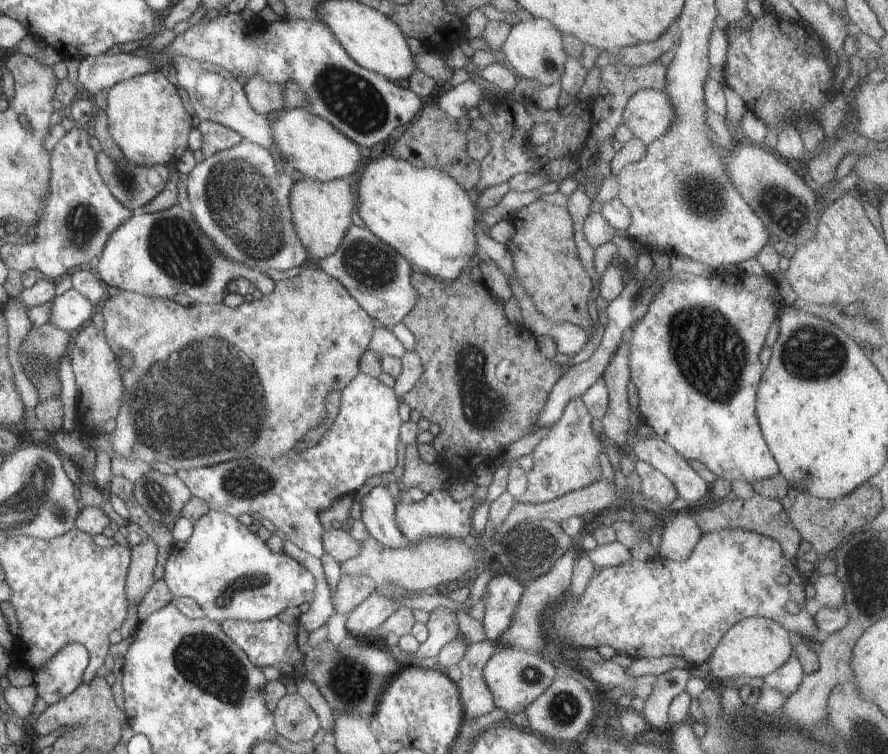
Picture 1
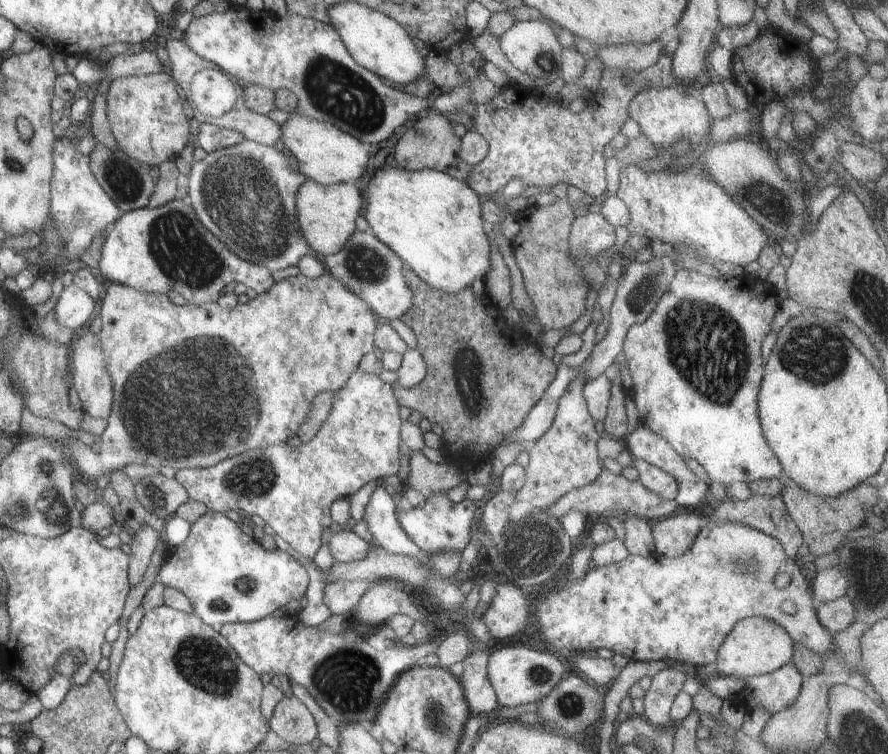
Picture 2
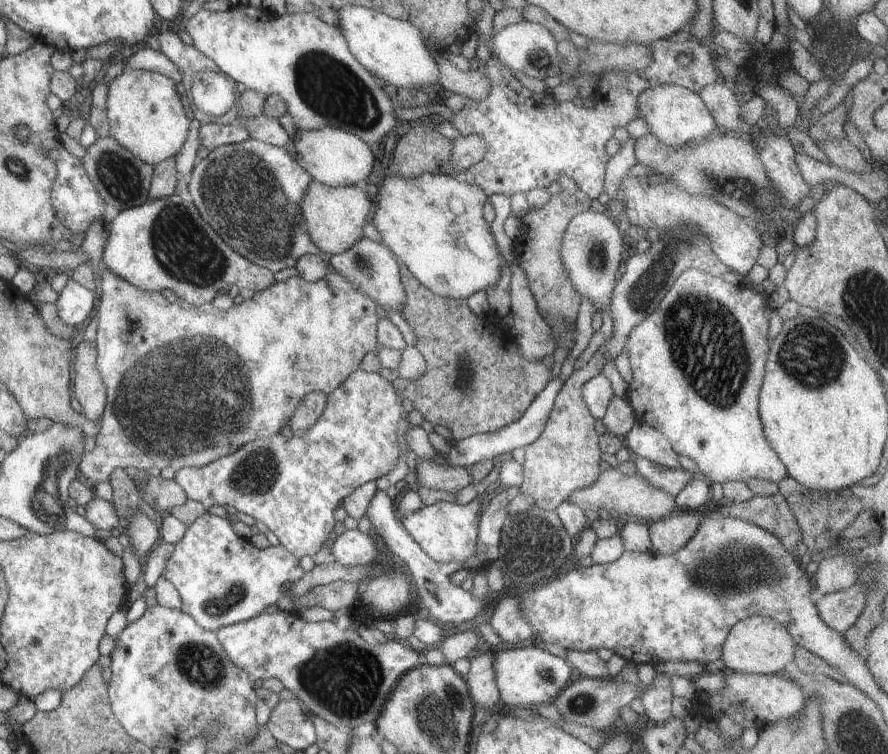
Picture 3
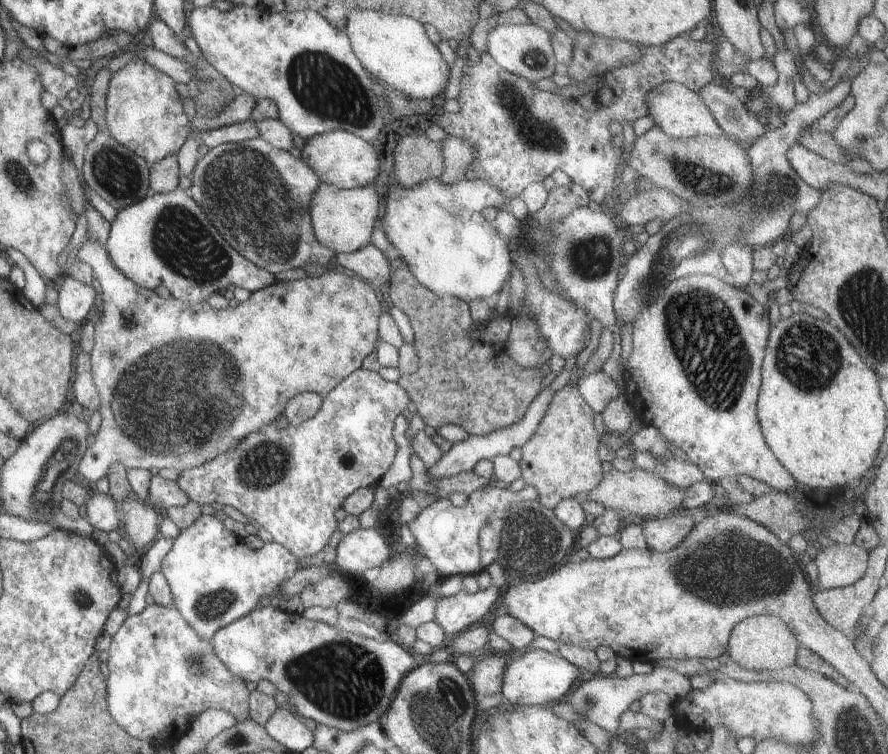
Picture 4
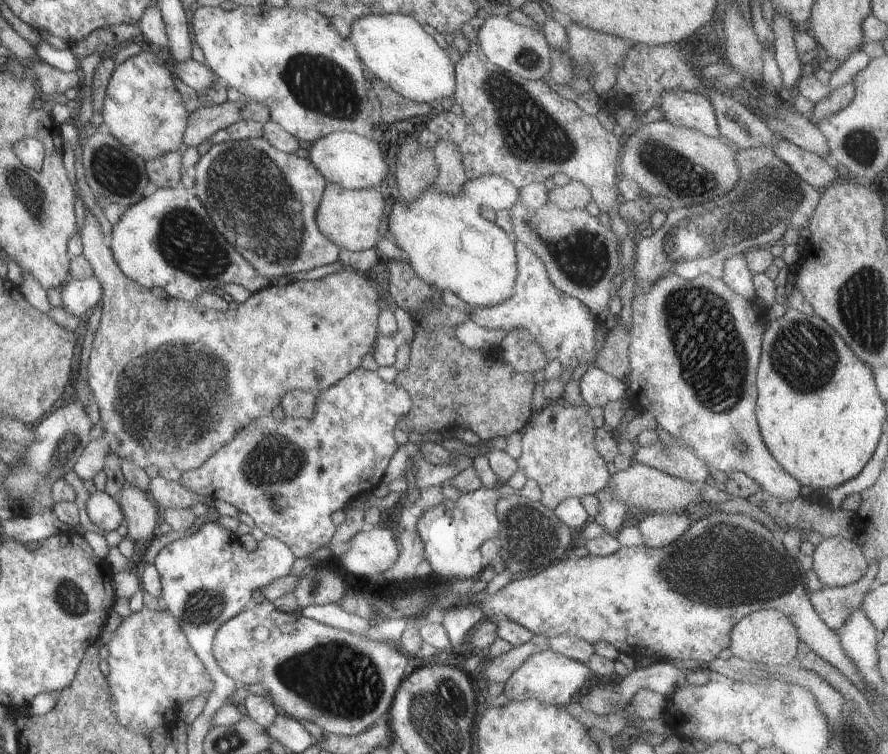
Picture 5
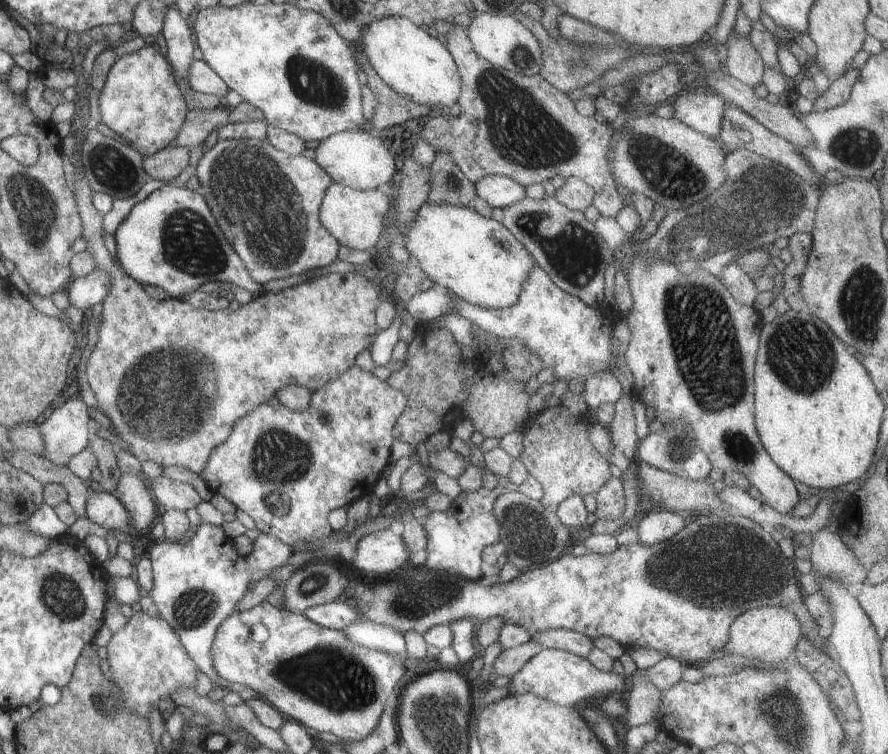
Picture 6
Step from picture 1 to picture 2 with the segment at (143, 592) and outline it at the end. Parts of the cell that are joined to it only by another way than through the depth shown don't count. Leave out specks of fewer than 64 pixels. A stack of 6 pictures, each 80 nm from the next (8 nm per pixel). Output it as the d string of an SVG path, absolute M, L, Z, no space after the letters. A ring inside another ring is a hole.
M149 524L142 525L136 532L132 533L130 545L130 586L136 586L142 582L144 574L151 561L151 556L157 548L162 534L158 533Z

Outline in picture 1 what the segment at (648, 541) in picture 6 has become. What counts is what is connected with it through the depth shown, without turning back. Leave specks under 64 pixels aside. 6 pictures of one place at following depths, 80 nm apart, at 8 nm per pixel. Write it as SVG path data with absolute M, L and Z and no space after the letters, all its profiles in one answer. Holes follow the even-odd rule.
M685 511L665 517L662 523L664 533L660 544L659 557L678 563L685 562L703 538L696 522Z

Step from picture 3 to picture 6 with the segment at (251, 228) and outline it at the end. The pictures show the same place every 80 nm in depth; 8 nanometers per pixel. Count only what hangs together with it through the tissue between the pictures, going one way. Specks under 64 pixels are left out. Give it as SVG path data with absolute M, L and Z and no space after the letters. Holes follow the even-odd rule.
M220 139L215 146L202 155L202 158L199 158L198 164L194 168L194 174L198 177L199 183L201 184L199 192L209 203L222 234L243 260L243 264L246 265L248 273L251 274L254 281L263 285L265 282L274 280L275 278L286 278L287 276L292 276L292 274L308 272L308 270L315 271L316 269L332 264L338 259L338 251L340 250L341 244L322 226L319 217L320 205L322 204L326 189L333 183L333 180L326 174L325 170L322 170L322 167L314 159L279 151L267 140Z

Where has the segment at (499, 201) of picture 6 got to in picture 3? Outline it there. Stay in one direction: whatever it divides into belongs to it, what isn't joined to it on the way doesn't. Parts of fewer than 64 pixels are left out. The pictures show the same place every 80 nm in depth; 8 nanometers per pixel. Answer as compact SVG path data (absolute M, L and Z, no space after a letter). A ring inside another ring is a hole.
M393 171L382 180L380 188L378 188L378 204L371 215L370 223L376 227L380 238L382 238L382 244L385 245L397 258L400 264L404 264L406 269L424 286L428 288L433 294L442 297L454 298L454 299L467 299L473 293L479 291L485 291L486 288L494 286L500 276L502 276L502 264L506 264L506 260L502 258L498 246L496 246L496 240L494 236L490 234L489 224L484 220L483 209L486 206L486 200L488 196L484 194L484 190L480 186L475 186L474 184L467 184L463 181L458 181L455 177L450 177L448 175L442 174L422 174L418 178L402 178L402 176L394 173Z

